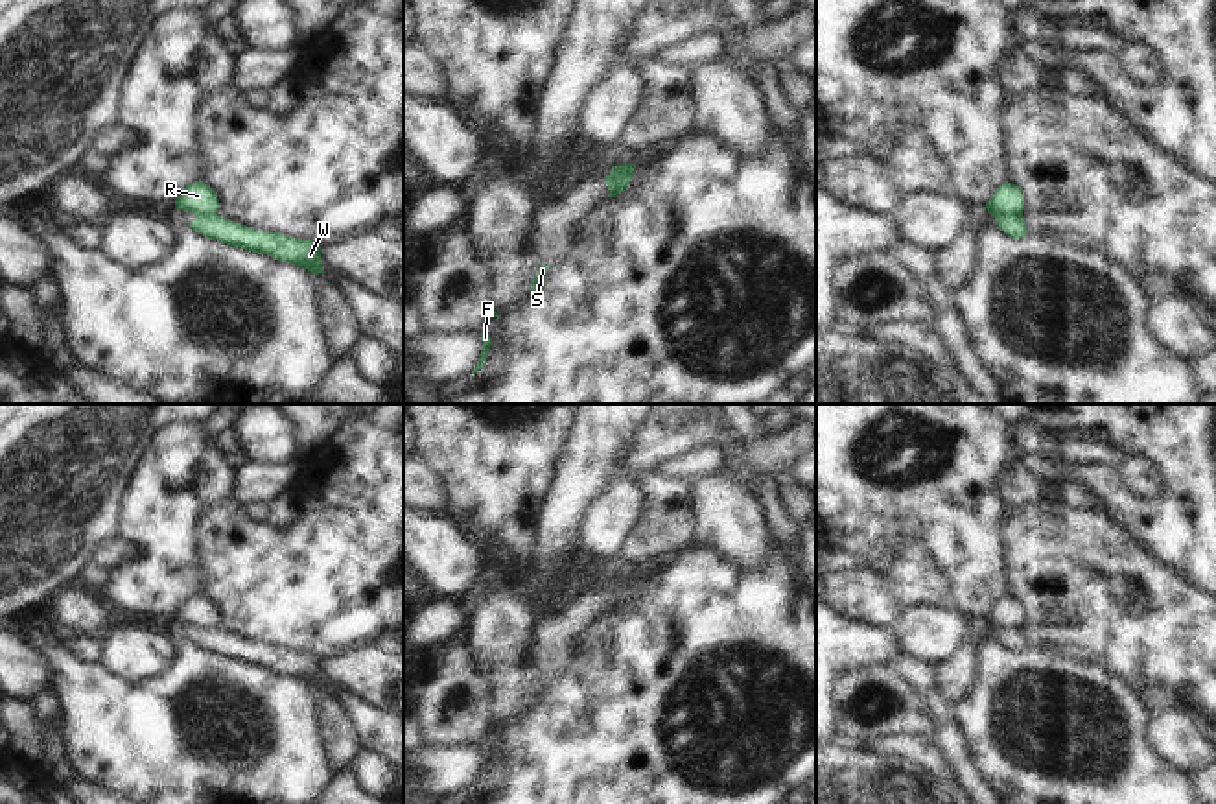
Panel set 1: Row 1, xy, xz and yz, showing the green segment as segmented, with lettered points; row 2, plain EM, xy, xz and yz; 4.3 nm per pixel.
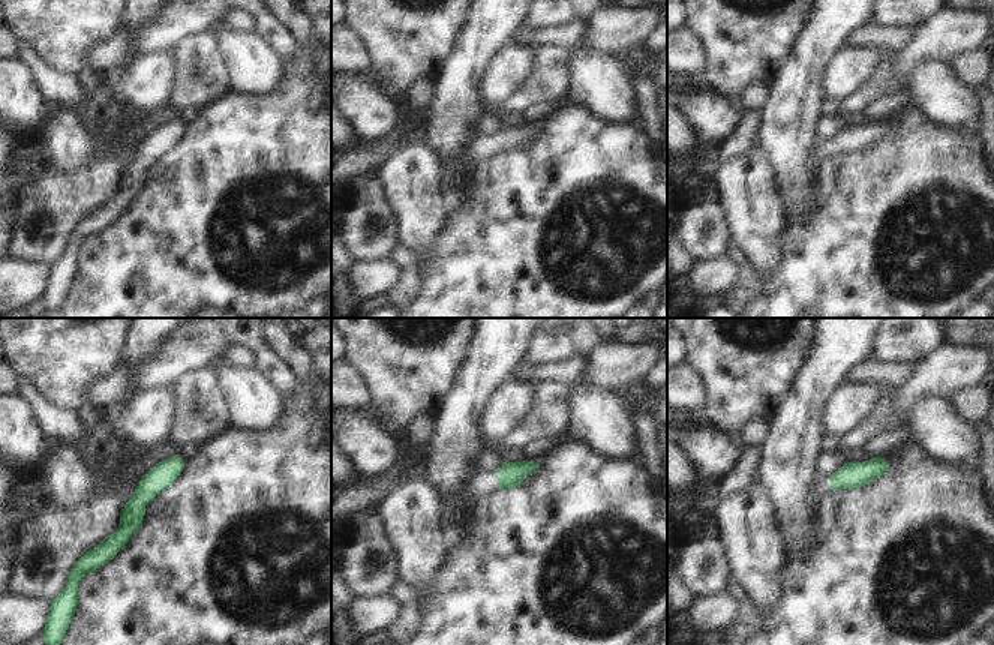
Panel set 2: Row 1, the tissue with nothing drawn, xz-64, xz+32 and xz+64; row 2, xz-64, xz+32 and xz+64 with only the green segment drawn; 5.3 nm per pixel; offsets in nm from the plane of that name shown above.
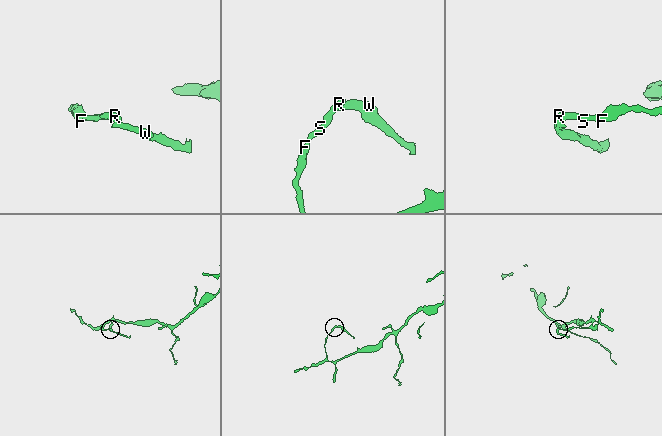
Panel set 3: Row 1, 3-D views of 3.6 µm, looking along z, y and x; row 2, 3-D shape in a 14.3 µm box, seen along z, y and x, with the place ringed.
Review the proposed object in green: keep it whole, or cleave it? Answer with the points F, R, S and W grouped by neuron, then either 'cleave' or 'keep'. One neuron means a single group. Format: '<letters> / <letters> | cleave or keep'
F R S / W | cleave

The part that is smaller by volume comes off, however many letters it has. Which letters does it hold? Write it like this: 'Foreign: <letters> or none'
Foreign: W

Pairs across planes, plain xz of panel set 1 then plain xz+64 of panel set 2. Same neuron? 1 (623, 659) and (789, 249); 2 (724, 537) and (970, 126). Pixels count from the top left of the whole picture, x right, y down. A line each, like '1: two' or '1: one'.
1: one
2: one

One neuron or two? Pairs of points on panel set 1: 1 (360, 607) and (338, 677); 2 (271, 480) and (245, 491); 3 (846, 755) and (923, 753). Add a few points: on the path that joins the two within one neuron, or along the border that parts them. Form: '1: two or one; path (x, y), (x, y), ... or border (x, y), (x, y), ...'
1: two; border (373, 644), (349, 648), (321, 661)
2: one; path (266, 482), (251, 485)
3: two; border (842, 742), (877, 755), (901, 756), (920, 766)

